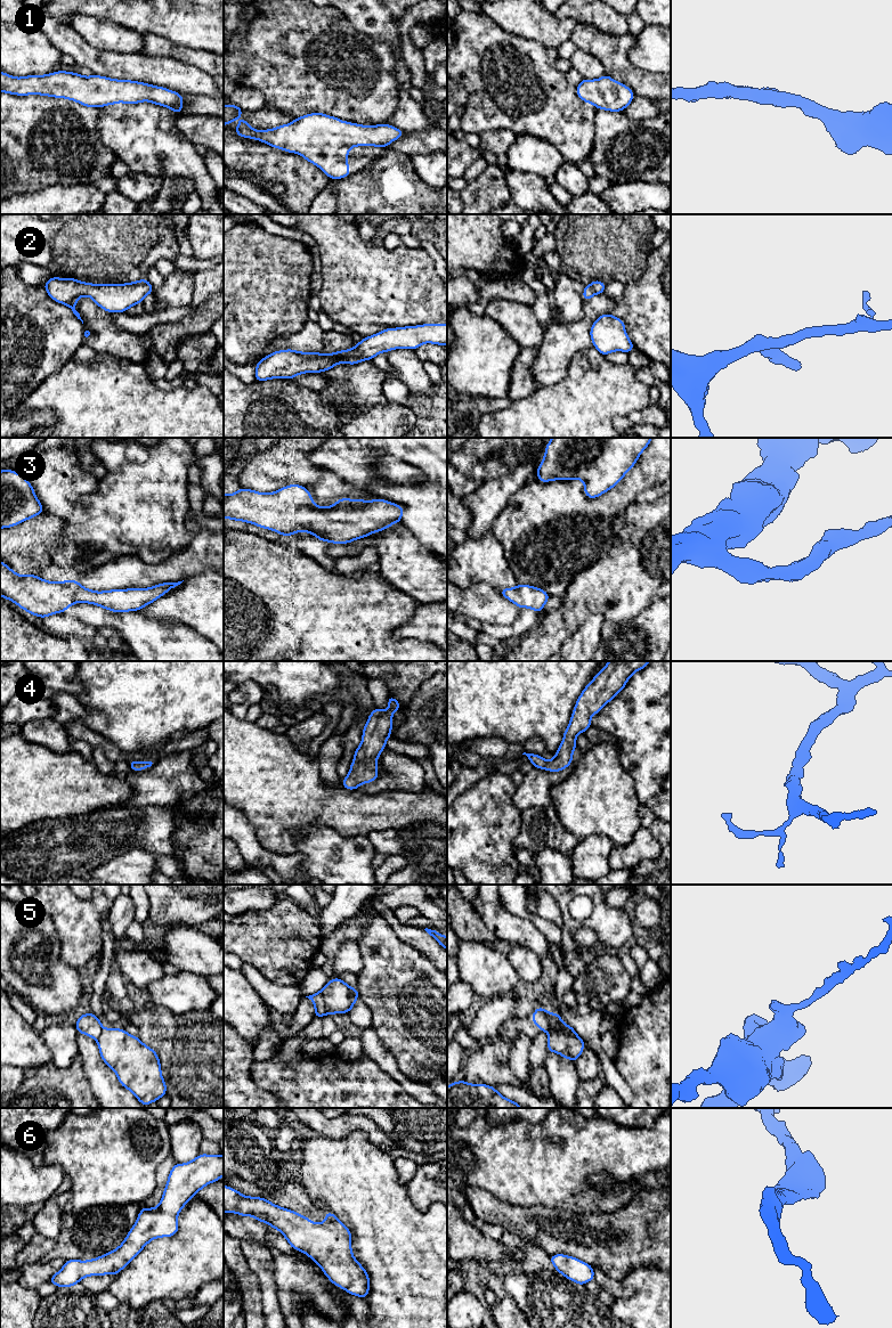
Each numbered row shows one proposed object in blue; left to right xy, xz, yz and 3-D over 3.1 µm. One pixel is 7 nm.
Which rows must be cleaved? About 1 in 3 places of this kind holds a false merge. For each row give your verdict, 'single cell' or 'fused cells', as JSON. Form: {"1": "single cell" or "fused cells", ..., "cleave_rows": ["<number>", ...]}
{"1": "single cell", "2": "single cell", "3": "single cell", "4": "single cell", "5": "fused cells", "6": "single cell", "cleave_rows": ["5"]}

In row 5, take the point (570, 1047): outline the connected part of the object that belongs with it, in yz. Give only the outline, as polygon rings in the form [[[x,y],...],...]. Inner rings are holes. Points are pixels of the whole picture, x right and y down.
[[[557,1032],[549,1033],[548,1051],[559,1053],[565,1059],[577,1061],[584,1046],[583,1038],[577,1035],[563,1035]]]

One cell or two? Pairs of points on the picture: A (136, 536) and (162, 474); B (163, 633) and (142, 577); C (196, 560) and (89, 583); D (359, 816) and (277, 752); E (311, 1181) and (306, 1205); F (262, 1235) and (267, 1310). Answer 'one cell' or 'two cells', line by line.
A: one cell
B: two cells
C: one cell
D: one cell
E: two cells
F: two cells

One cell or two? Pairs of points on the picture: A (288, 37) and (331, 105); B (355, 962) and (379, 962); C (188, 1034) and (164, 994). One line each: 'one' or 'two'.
A: one
B: two
C: two

